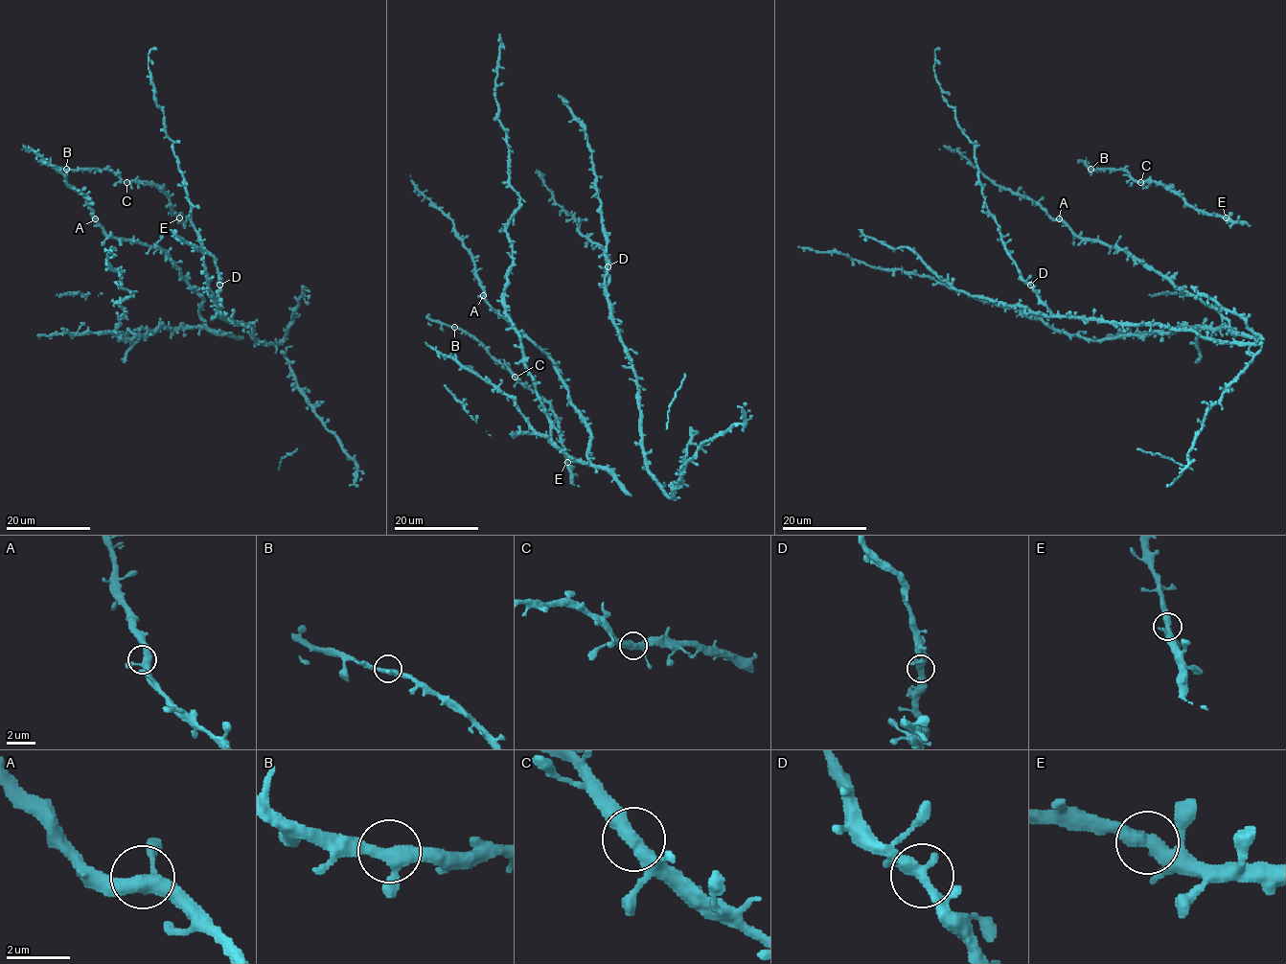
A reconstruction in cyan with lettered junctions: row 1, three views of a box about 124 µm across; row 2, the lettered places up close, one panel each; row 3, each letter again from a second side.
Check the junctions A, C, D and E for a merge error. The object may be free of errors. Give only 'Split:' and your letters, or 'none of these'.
Split: none of these

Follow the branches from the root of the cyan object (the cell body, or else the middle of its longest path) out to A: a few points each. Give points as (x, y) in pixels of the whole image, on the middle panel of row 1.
A: (613, 474), (597, 469), (589, 459), (591, 434), (571, 402), (556, 366), (500, 316), (483, 295)

